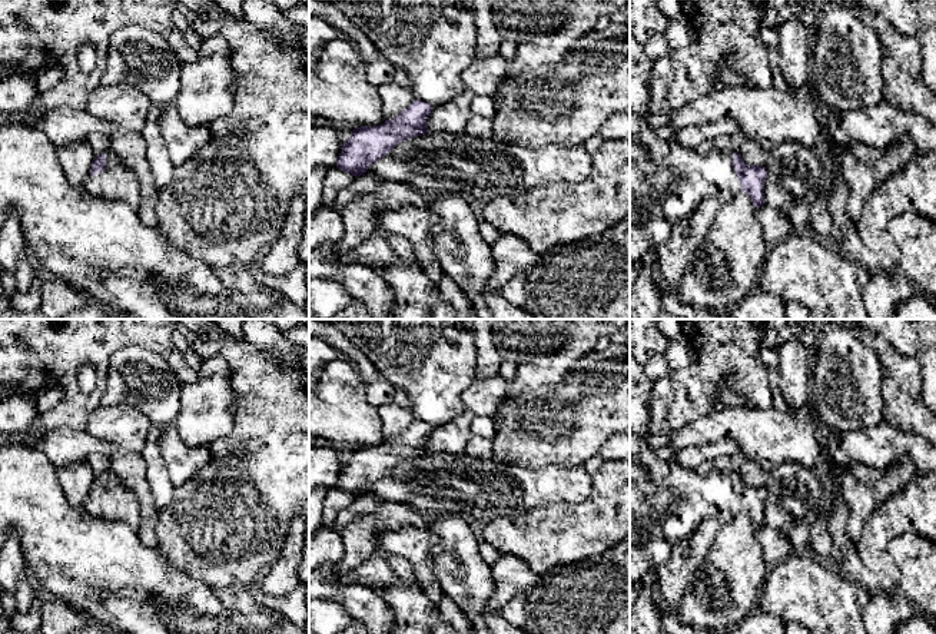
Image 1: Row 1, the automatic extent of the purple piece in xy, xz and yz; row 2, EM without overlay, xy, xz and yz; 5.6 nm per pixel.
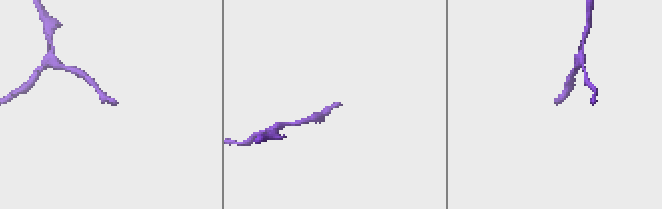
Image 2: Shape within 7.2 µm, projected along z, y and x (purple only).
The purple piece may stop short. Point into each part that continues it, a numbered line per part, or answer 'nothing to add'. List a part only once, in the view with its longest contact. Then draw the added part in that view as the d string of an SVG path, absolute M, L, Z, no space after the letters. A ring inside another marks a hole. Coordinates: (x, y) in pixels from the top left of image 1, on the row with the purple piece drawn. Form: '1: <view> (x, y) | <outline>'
1: yz (667, 181) | M630 110L630 225L653 219L673 225L706 197L727 203L740 192L733 153L703 156L657 136L647 119Z

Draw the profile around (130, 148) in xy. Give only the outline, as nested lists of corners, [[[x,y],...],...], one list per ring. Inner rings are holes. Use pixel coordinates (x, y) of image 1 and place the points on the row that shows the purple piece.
[[[117,127],[112,135],[110,152],[114,153],[136,176],[140,203],[136,209],[139,219],[149,228],[156,228],[156,205],[159,189],[155,185],[152,167],[146,157],[146,143],[140,133]]]

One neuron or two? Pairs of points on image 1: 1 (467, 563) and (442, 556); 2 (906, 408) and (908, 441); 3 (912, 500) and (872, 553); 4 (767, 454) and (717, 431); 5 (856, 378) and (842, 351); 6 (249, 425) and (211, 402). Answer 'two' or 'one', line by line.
1: one
2: two
3: one
4: one
5: one
6: two

